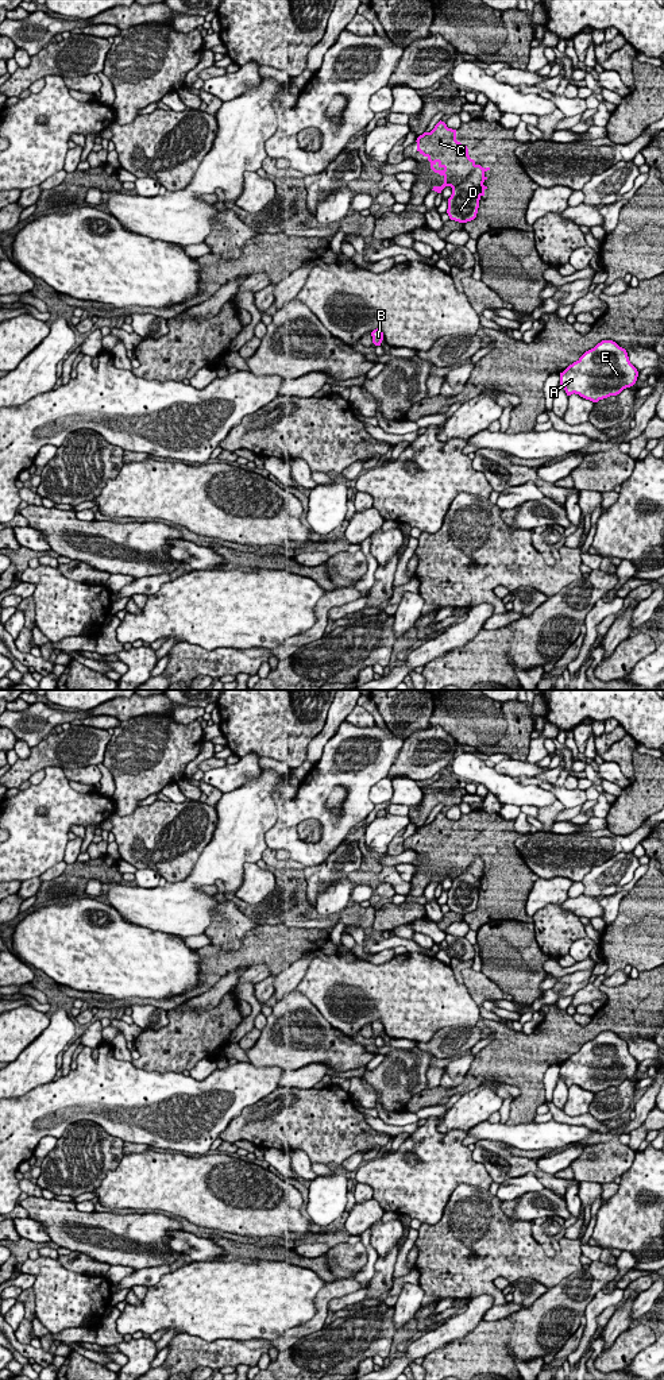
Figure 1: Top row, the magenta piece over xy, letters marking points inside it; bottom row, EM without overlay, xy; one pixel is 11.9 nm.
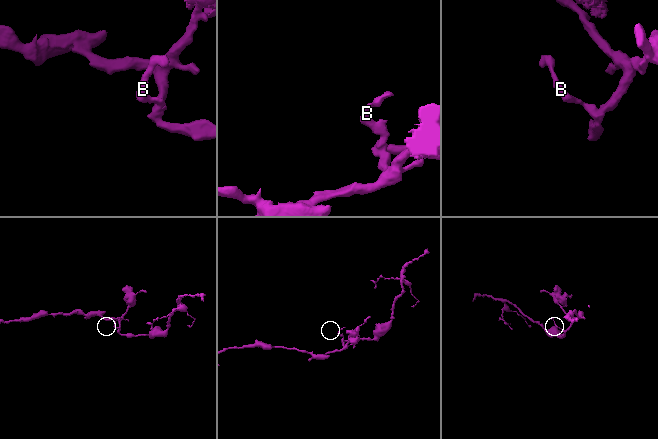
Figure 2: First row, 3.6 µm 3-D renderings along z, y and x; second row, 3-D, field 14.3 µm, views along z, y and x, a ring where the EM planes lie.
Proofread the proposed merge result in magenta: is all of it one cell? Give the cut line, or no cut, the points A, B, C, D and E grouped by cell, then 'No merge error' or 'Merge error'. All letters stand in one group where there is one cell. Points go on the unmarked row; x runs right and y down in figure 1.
Split along xy (475, 856), (452, 881). Groups: A B D E / C. Merge error

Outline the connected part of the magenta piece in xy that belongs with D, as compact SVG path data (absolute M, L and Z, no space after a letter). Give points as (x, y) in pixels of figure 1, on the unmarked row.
M475 856L470 867L452 880L447 905L451 911L467 914L476 909L485 860Z

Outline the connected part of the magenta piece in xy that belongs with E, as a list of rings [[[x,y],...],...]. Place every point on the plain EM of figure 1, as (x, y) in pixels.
[[[602,1032],[560,1064],[560,1076],[567,1087],[575,1084],[598,1094],[633,1078],[637,1068],[626,1041],[613,1032]]]

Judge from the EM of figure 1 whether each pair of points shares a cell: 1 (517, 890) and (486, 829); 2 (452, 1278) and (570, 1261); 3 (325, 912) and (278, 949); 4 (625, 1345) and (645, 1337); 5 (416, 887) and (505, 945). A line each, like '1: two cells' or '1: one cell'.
1: one cell
2: one cell
3: two cells
4: one cell
5: two cells

